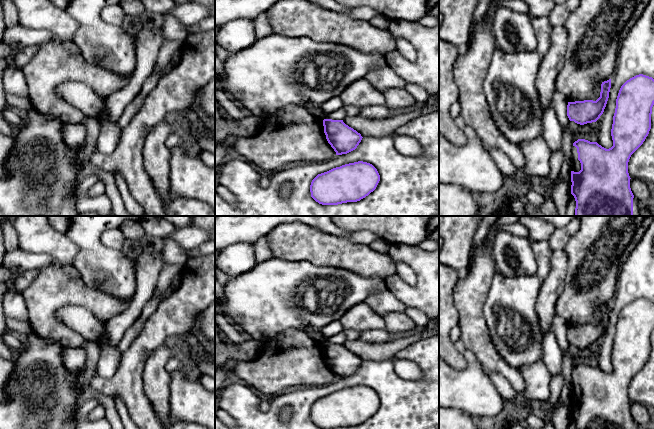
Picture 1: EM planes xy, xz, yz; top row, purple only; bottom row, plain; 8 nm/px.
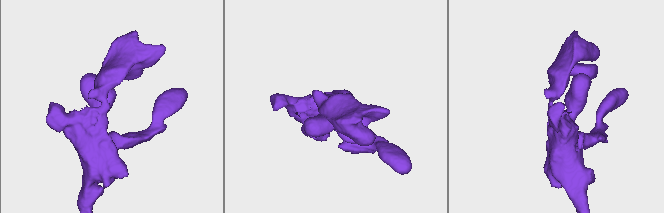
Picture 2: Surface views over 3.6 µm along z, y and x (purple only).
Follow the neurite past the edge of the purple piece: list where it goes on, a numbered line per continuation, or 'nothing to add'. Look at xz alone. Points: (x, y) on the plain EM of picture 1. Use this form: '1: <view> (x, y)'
nothing to add

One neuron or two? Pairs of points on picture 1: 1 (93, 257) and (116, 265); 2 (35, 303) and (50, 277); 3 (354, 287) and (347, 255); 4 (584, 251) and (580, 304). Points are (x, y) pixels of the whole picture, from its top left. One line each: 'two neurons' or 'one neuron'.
1: one neuron
2: one neuron
3: two neurons
4: one neuron

